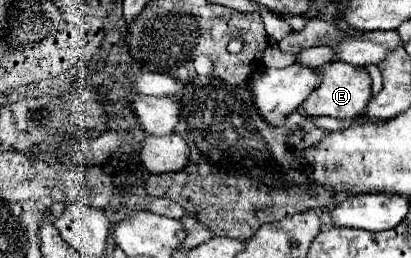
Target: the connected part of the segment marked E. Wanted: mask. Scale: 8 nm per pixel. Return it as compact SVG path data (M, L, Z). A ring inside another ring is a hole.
M331 61L319 67L317 71L321 75L321 85L303 103L303 113L307 117L327 115L335 119L353 119L365 109L367 101L371 99L371 77L365 67L353 67L341 61Z

